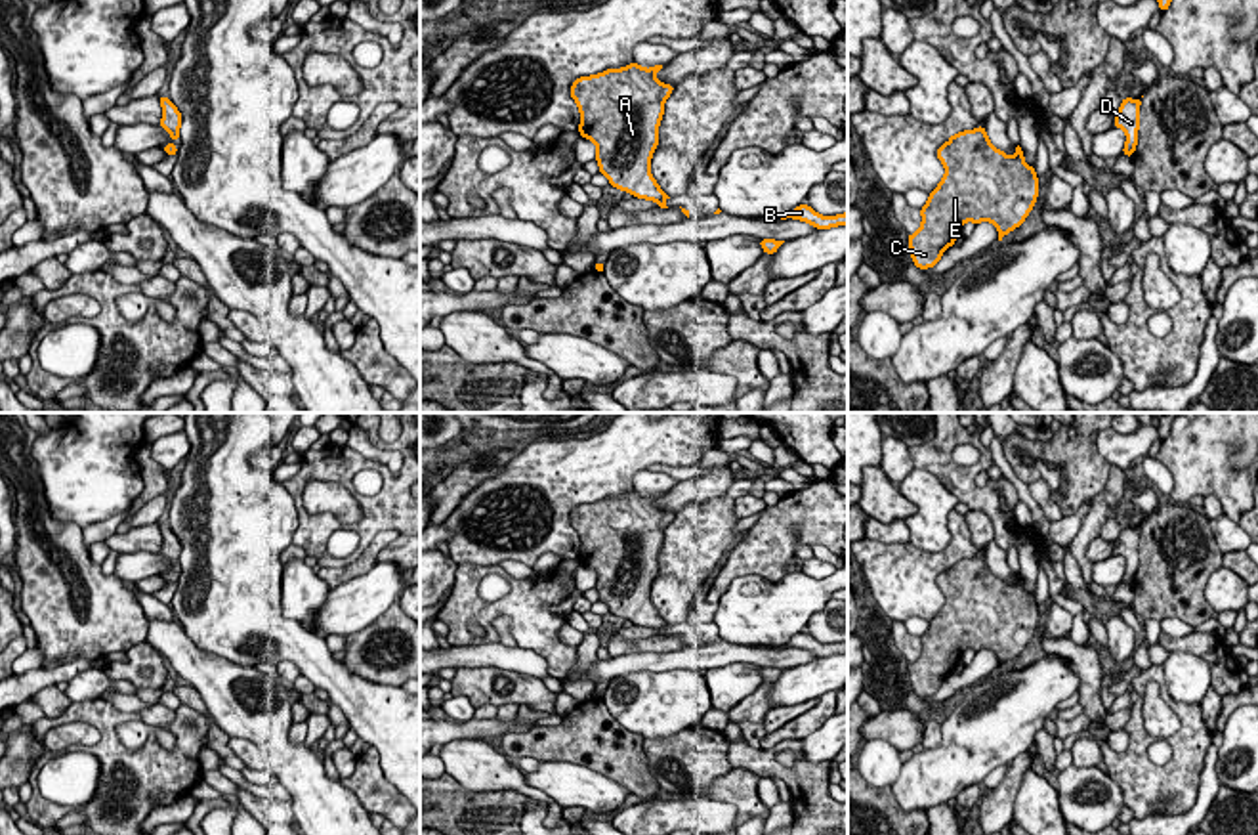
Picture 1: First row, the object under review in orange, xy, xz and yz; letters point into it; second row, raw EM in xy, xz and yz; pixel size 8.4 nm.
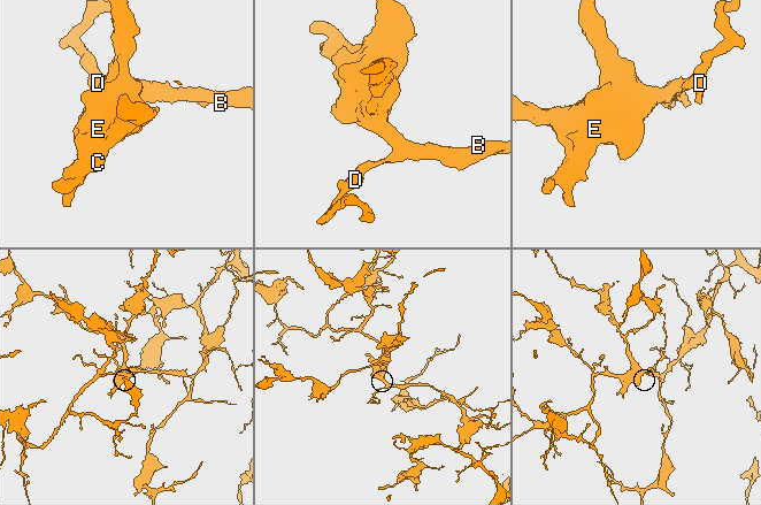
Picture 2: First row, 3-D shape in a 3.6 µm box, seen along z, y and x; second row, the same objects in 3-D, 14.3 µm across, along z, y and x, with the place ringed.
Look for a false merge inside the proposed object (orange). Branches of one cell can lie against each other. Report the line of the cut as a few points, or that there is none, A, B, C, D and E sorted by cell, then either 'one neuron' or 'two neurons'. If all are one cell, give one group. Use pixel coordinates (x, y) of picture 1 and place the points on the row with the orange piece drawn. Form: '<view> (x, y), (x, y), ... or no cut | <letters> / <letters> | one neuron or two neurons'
no cut | A B C D E | one neuron

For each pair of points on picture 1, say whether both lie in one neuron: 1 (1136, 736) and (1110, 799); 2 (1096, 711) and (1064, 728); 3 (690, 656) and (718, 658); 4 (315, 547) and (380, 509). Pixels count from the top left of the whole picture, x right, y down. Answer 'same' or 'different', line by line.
1: different
2: different
3: same
4: same

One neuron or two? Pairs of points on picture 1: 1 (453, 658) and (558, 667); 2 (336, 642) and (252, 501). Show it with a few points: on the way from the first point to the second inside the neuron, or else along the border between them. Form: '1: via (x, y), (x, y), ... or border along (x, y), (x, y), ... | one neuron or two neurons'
1: border along (516, 646), (537, 652), (550, 675) | two neurons
2: border along (325, 639), (325, 644), (336, 656) | two neurons

